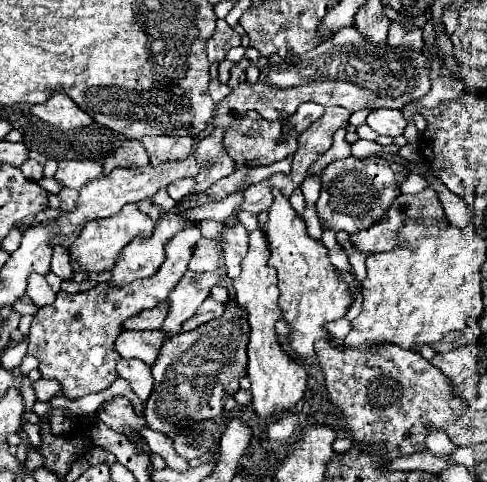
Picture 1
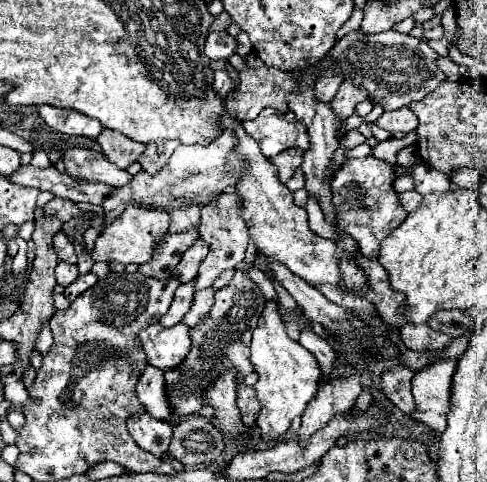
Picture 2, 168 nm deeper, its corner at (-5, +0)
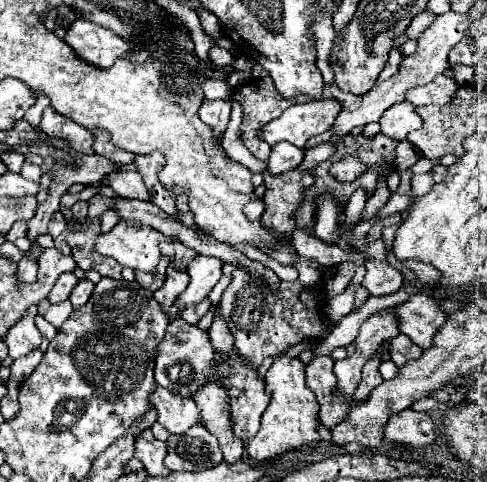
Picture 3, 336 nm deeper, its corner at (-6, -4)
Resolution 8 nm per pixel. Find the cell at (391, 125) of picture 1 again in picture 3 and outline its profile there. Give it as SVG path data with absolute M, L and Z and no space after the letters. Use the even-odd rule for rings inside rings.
M400 102L396 106L390 106L382 118L380 118L382 134L388 138L404 140L410 132L418 130L422 126L422 118L416 114L416 106L410 102Z

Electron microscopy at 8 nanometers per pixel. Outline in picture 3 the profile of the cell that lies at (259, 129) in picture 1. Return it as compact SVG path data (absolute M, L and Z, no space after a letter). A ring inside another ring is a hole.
M312 100L306 104L286 108L279 118L266 124L259 136L272 147L286 140L298 148L304 148L306 140L326 132L336 114L340 114L342 102L338 100Z

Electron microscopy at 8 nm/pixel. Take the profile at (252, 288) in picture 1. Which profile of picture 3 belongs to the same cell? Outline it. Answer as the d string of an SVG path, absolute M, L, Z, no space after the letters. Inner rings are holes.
M278 356L276 362L266 372L266 390L270 392L272 400L266 412L262 414L262 424L258 434L248 440L248 456L254 464L260 466L284 456L286 452L308 450L320 444L318 402L304 382L304 370L306 368L298 358Z

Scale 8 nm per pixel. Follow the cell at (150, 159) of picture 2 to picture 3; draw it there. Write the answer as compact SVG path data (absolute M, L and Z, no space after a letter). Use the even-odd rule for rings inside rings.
M155 151L148 155L136 155L136 168L142 176L144 176L144 182L146 186L154 186L158 182L158 172L164 163L164 157L161 153Z

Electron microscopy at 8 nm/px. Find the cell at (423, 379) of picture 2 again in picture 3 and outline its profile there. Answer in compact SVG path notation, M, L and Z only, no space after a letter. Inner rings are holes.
M406 408L388 418L384 426L384 444L398 446L424 446L436 442L436 424L426 412Z

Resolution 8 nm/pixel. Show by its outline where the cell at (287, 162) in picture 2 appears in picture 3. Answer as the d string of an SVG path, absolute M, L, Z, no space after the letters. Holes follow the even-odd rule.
M278 142L271 148L267 161L267 170L272 175L283 174L298 166L304 158L304 152L289 142Z

